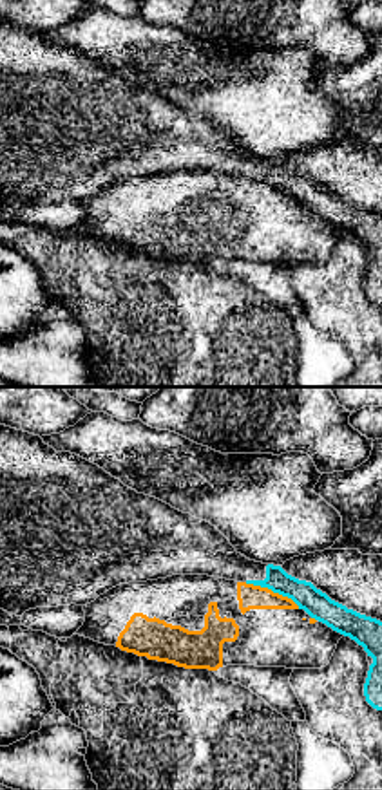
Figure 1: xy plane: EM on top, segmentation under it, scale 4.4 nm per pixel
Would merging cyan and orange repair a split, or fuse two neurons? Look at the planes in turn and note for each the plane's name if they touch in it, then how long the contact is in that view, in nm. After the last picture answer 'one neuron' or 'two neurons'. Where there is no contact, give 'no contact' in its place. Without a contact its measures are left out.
meets cyan in xy; contact 280 nm long

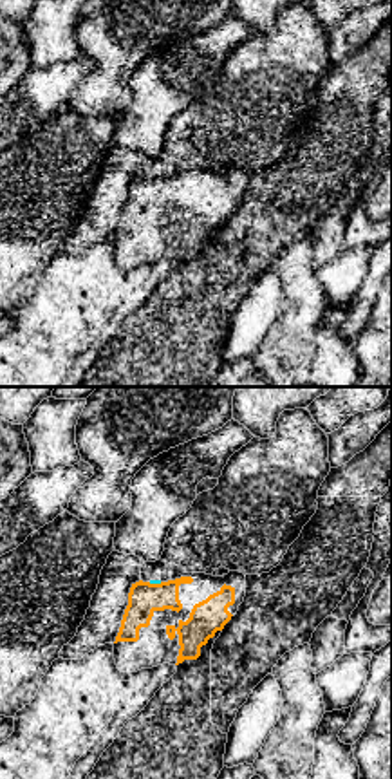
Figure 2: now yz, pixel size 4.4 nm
meets cyan in yz; contact 60 nm long

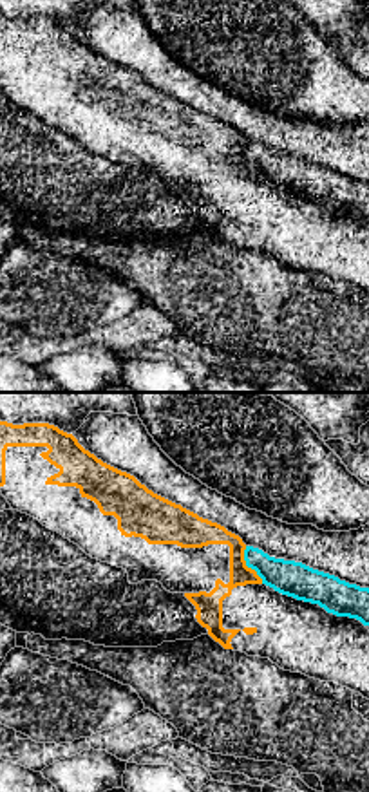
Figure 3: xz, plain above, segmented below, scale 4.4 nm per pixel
meets cyan in xz; contact 190 nm long

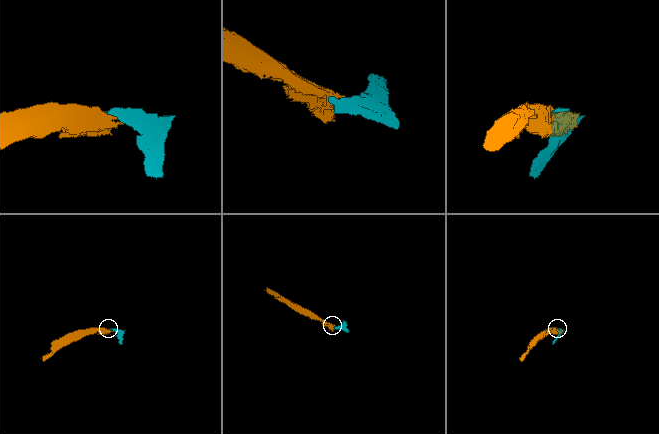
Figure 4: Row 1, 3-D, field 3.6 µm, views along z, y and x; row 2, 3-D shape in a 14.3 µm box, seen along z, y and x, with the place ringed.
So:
two neurons

